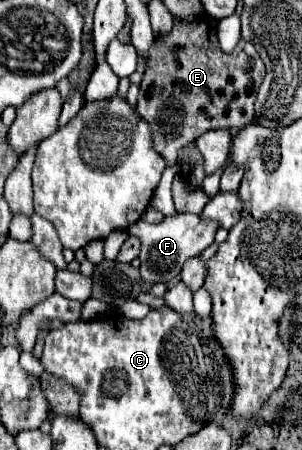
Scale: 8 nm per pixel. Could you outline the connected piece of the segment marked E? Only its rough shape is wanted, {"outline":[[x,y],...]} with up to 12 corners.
{"outline":[[216,18],[150,48],[138,114],[174,166],[212,128],[254,120],[264,62],[224,54]]}

